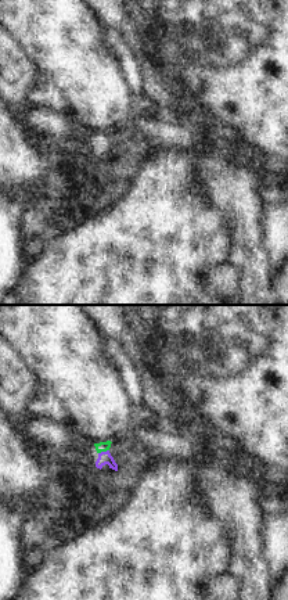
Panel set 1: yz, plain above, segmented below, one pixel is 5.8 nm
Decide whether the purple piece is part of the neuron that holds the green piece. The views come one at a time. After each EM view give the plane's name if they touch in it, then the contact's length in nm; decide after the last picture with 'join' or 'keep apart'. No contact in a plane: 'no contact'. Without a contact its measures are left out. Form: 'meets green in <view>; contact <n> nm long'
meets green in yz; contact 70 nm long

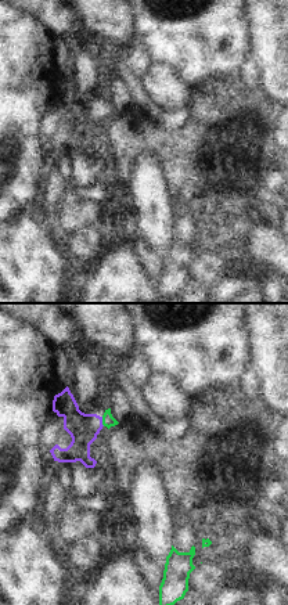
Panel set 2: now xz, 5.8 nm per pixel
meets green in xz; contact 60 nm long

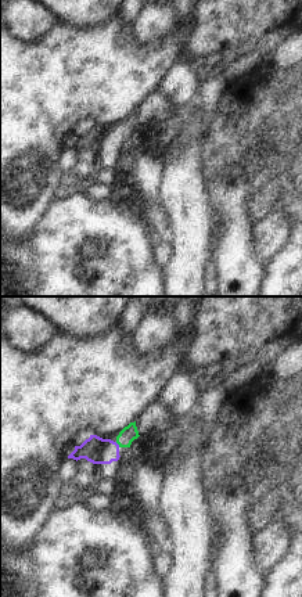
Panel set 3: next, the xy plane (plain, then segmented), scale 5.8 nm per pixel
meets green in xy; contact 40 nm long

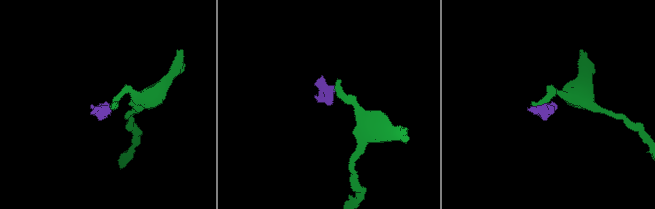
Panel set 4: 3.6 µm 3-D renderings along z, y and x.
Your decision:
join

